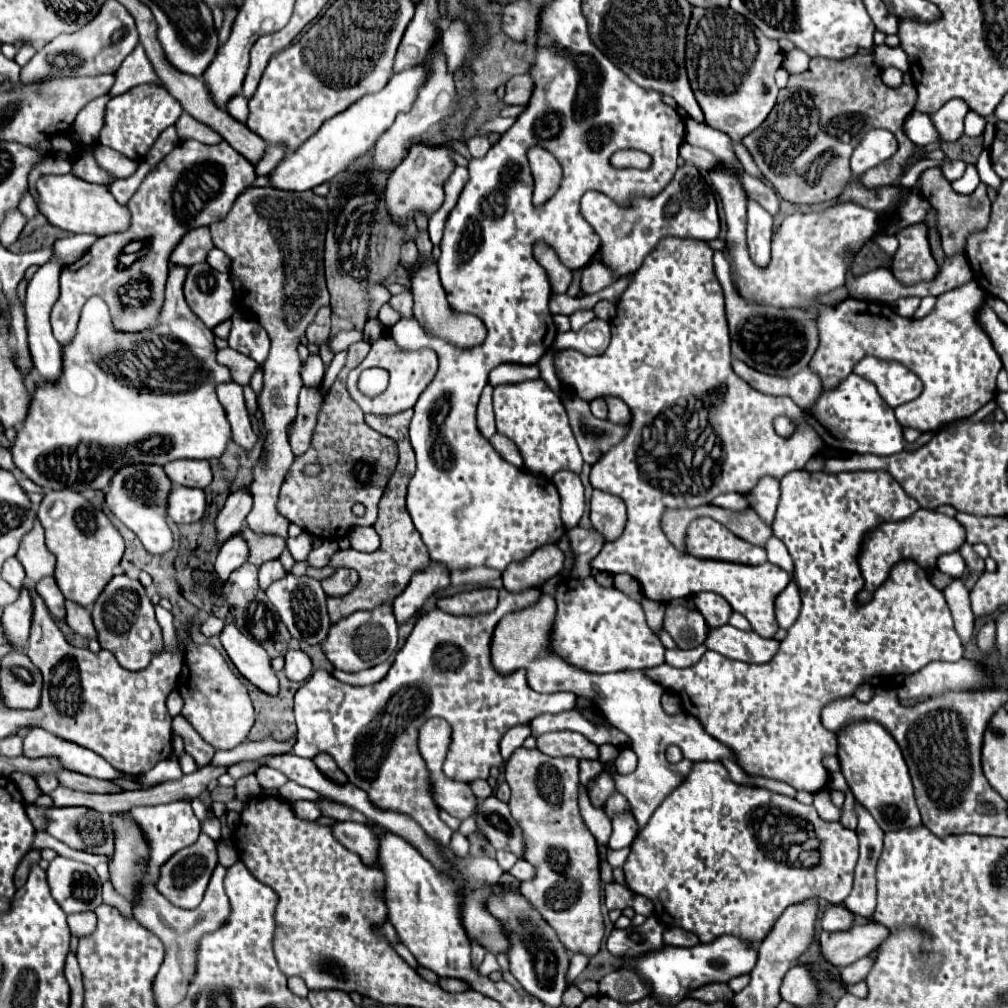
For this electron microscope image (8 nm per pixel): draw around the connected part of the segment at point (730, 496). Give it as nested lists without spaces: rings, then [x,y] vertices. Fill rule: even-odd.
[[[725,493],[725,495],[719,495],[713,499],[715,505],[719,507],[725,507],[725,509],[731,509],[731,511],[743,511],[749,507],[745,495],[739,495],[739,493]]]

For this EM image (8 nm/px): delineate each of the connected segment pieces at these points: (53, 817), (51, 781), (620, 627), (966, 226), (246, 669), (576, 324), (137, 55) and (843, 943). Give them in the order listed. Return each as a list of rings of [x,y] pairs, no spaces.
[[[61,807],[51,809],[47,817],[47,833],[61,843],[79,851],[113,857],[115,837],[107,815],[89,807]]]
[[[39,775],[39,777],[37,777],[37,785],[41,787],[43,793],[51,793],[51,791],[57,789],[59,781],[57,781],[57,777],[53,777],[53,775]]]
[[[593,577],[563,579],[557,589],[555,601],[557,617],[553,627],[553,649],[559,651],[567,661],[579,667],[587,667],[595,673],[657,667],[665,663],[661,655],[665,647],[647,627],[641,605],[637,601],[631,601],[615,587],[601,587]]]
[[[931,167],[923,173],[921,191],[925,199],[937,209],[937,221],[939,221],[939,233],[943,239],[943,251],[947,257],[963,253],[965,255],[965,239],[981,229],[987,227],[989,215],[991,215],[991,201],[987,197],[987,185],[979,183],[979,187],[973,191],[973,195],[959,195],[951,189],[951,183],[945,179],[941,167]]]
[[[225,625],[219,635],[227,655],[231,657],[237,671],[251,681],[255,687],[265,691],[267,695],[279,693],[279,679],[271,667],[271,657],[267,651],[253,639],[245,637],[233,625]]]
[[[575,311],[573,315],[569,315],[571,321],[571,331],[579,331],[585,323],[589,323],[593,319],[593,311]]]
[[[141,45],[135,47],[135,51],[121,63],[119,71],[115,73],[115,83],[109,91],[111,97],[115,95],[121,95],[125,91],[129,91],[131,87],[135,85],[141,85],[141,83],[161,83],[143,51]]]
[[[865,921],[863,925],[853,925],[841,933],[821,933],[821,953],[825,961],[835,967],[851,965],[853,961],[875,951],[889,937],[889,929],[877,921]]]

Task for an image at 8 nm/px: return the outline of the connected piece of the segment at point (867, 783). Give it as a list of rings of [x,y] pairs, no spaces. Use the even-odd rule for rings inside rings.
[[[857,721],[849,723],[839,733],[839,761],[841,771],[855,795],[855,799],[869,809],[883,831],[897,831],[907,827],[921,825],[919,807],[915,803],[911,777],[907,771],[907,763],[901,755],[899,745],[891,737],[885,727],[873,721]]]

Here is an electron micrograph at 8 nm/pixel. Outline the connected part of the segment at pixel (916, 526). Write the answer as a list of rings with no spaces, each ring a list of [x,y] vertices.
[[[919,509],[911,517],[897,521],[897,523],[885,523],[871,531],[865,537],[863,551],[861,551],[861,573],[865,579],[865,586],[857,595],[860,603],[869,602],[875,589],[887,579],[891,565],[895,565],[899,559],[911,559],[917,561],[925,571],[933,571],[935,561],[943,553],[959,551],[959,547],[965,543],[965,529],[961,523],[957,523],[955,517],[947,517],[943,513],[931,511],[931,509]]]

